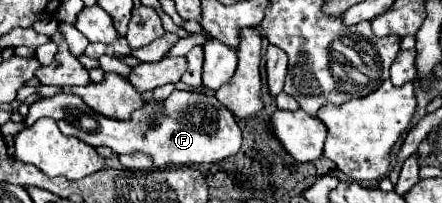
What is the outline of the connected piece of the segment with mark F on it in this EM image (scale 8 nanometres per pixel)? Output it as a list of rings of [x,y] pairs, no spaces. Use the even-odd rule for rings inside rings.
[[[174,90],[168,100],[160,104],[148,100],[140,110],[132,114],[128,122],[120,122],[88,110],[88,106],[84,106],[84,102],[80,102],[80,98],[76,98],[74,94],[60,92],[56,96],[40,98],[30,104],[30,112],[24,122],[32,126],[42,116],[54,118],[62,134],[80,138],[90,146],[108,146],[116,154],[148,154],[158,170],[166,170],[168,166],[216,164],[228,156],[238,154],[242,146],[242,130],[238,122],[228,108],[220,106],[214,94]]]

